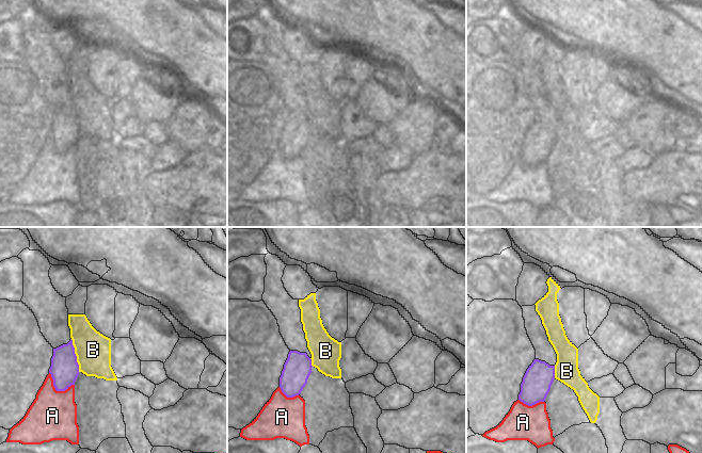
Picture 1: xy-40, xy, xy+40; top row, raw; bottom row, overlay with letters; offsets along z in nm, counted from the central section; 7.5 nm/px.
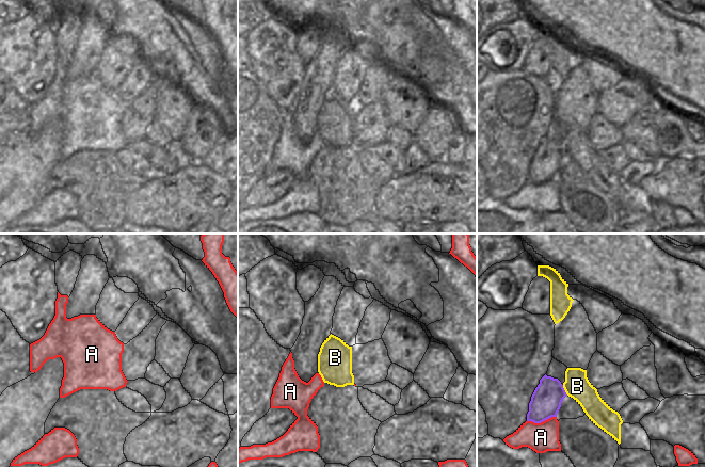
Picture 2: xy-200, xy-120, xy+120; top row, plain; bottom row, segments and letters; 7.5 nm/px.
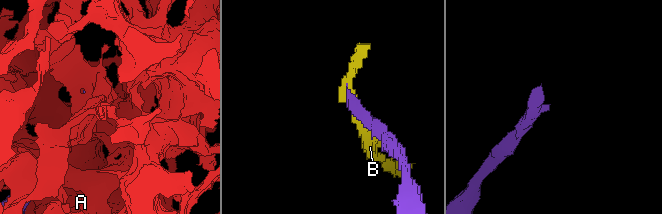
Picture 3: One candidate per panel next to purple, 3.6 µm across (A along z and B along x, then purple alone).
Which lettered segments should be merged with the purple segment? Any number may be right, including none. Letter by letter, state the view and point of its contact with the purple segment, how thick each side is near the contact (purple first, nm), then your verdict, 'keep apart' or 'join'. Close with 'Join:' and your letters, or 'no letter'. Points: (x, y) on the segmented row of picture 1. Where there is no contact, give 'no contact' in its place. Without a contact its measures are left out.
A: xy-40 (57, 390) | 220/360 nm | keep apart
B: xy-40 (75, 355) | 220/280 nm | keep apart
Join: no letter

